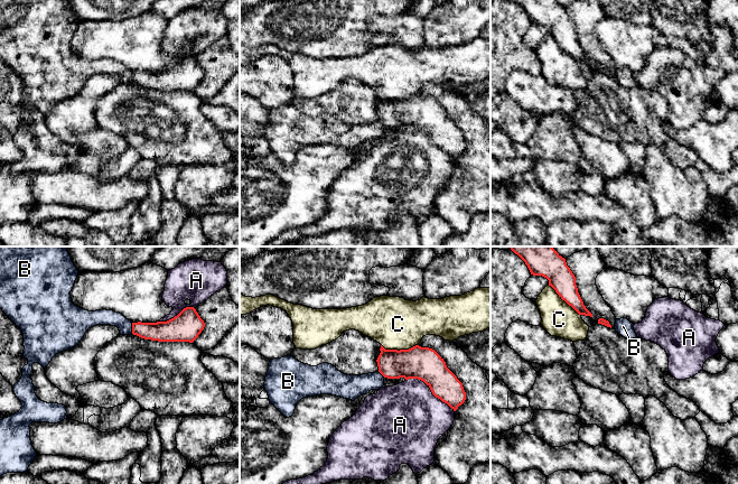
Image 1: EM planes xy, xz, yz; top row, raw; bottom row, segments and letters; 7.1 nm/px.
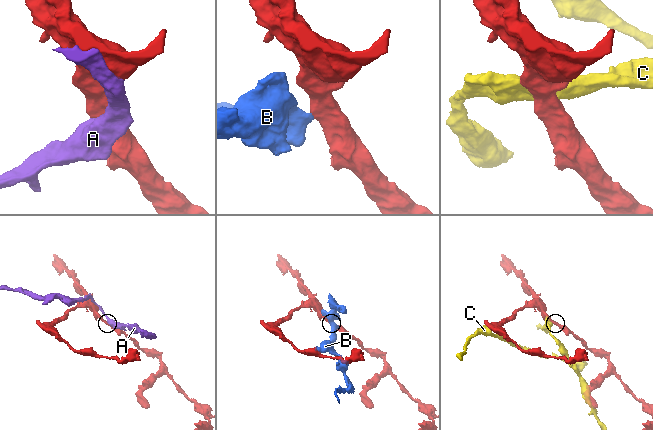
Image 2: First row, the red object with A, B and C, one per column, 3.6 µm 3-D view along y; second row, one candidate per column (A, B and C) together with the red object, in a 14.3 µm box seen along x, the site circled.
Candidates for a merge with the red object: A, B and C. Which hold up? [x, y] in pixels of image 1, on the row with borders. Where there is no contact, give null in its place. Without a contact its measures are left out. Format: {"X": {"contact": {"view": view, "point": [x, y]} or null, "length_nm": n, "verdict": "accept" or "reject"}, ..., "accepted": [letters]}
{"A": {"contact": {"view": "xz", "point": [430, 389]}, "length_nm": 420, "verdict": "reject"}, "B": {"contact": {"view": "xy", "point": [132, 328]}, "length_nm": 80, "verdict": "reject"}, "C": {"contact": {"view": "xz", "point": [400, 350]}, "length_nm": 280, "verdict": "reject"}, "accepted": []}

